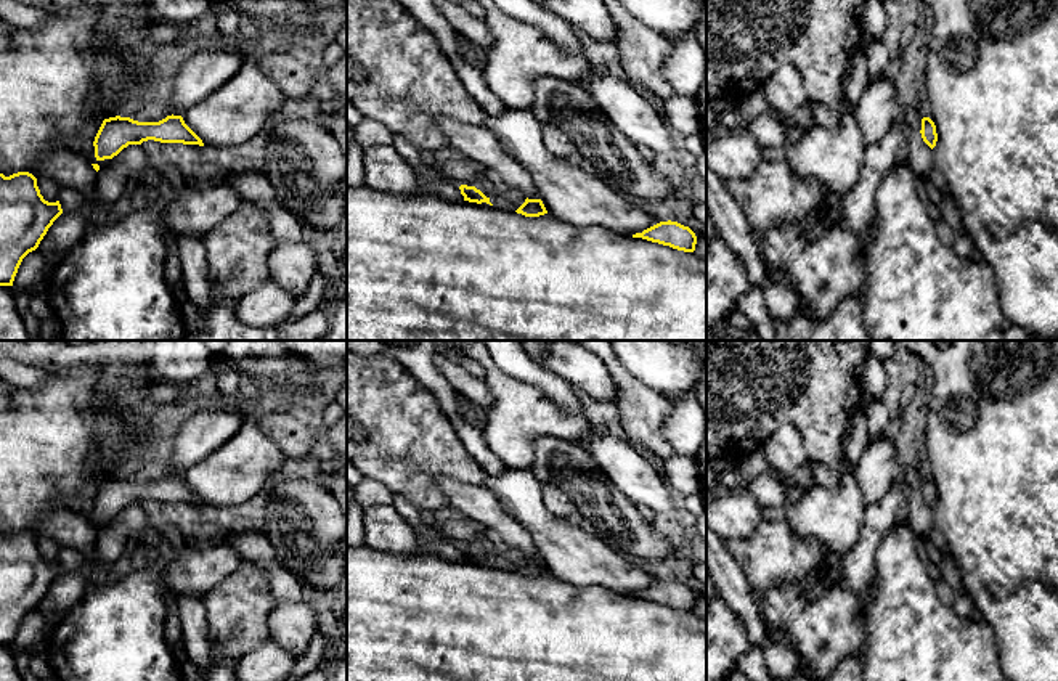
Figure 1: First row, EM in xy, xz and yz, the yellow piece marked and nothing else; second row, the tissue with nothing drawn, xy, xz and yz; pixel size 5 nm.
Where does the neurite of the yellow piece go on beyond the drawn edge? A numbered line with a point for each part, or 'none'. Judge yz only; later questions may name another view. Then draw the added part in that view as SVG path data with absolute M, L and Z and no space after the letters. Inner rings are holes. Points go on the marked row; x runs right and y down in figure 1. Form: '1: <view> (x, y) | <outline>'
none

